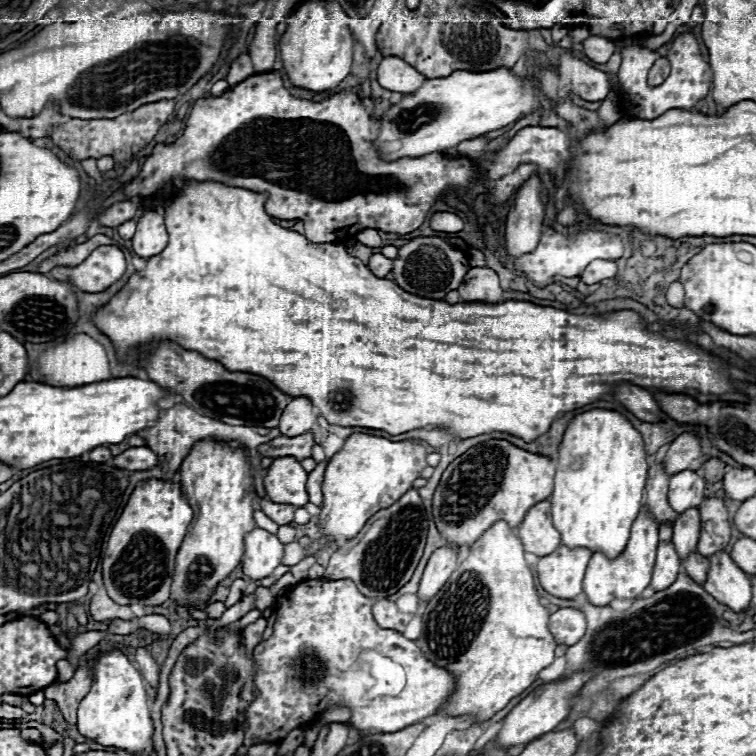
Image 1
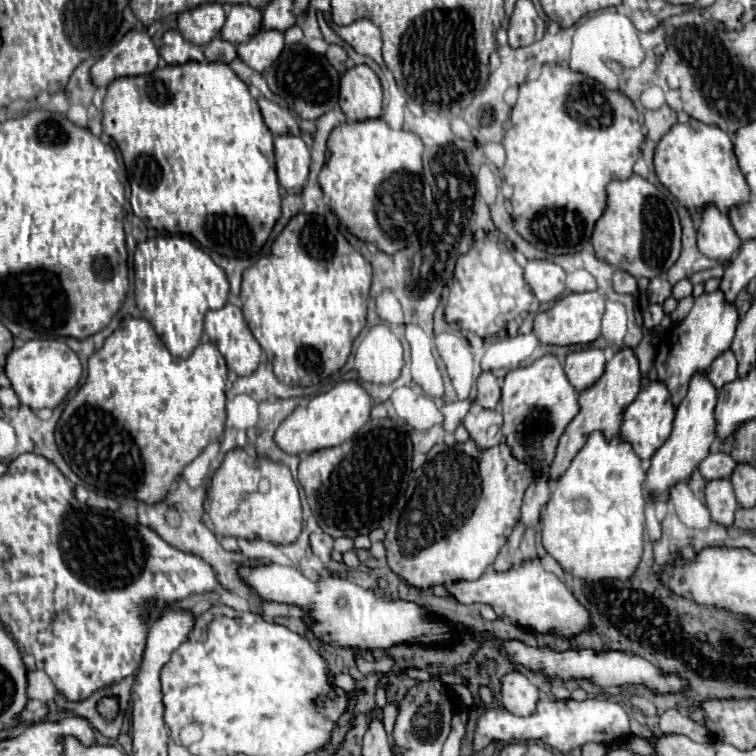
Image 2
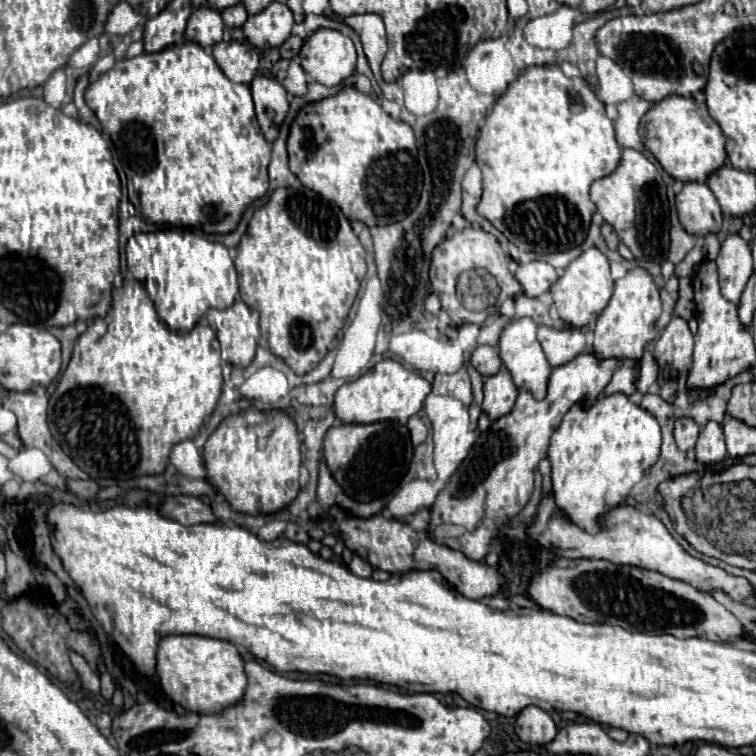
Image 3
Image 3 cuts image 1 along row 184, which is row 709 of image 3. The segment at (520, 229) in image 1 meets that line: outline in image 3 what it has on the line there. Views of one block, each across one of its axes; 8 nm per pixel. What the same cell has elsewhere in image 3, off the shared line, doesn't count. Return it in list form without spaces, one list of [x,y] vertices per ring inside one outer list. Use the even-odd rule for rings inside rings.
[[[526,706],[516,716],[516,734],[528,744],[546,744],[556,736],[556,724],[548,712],[538,706]]]

